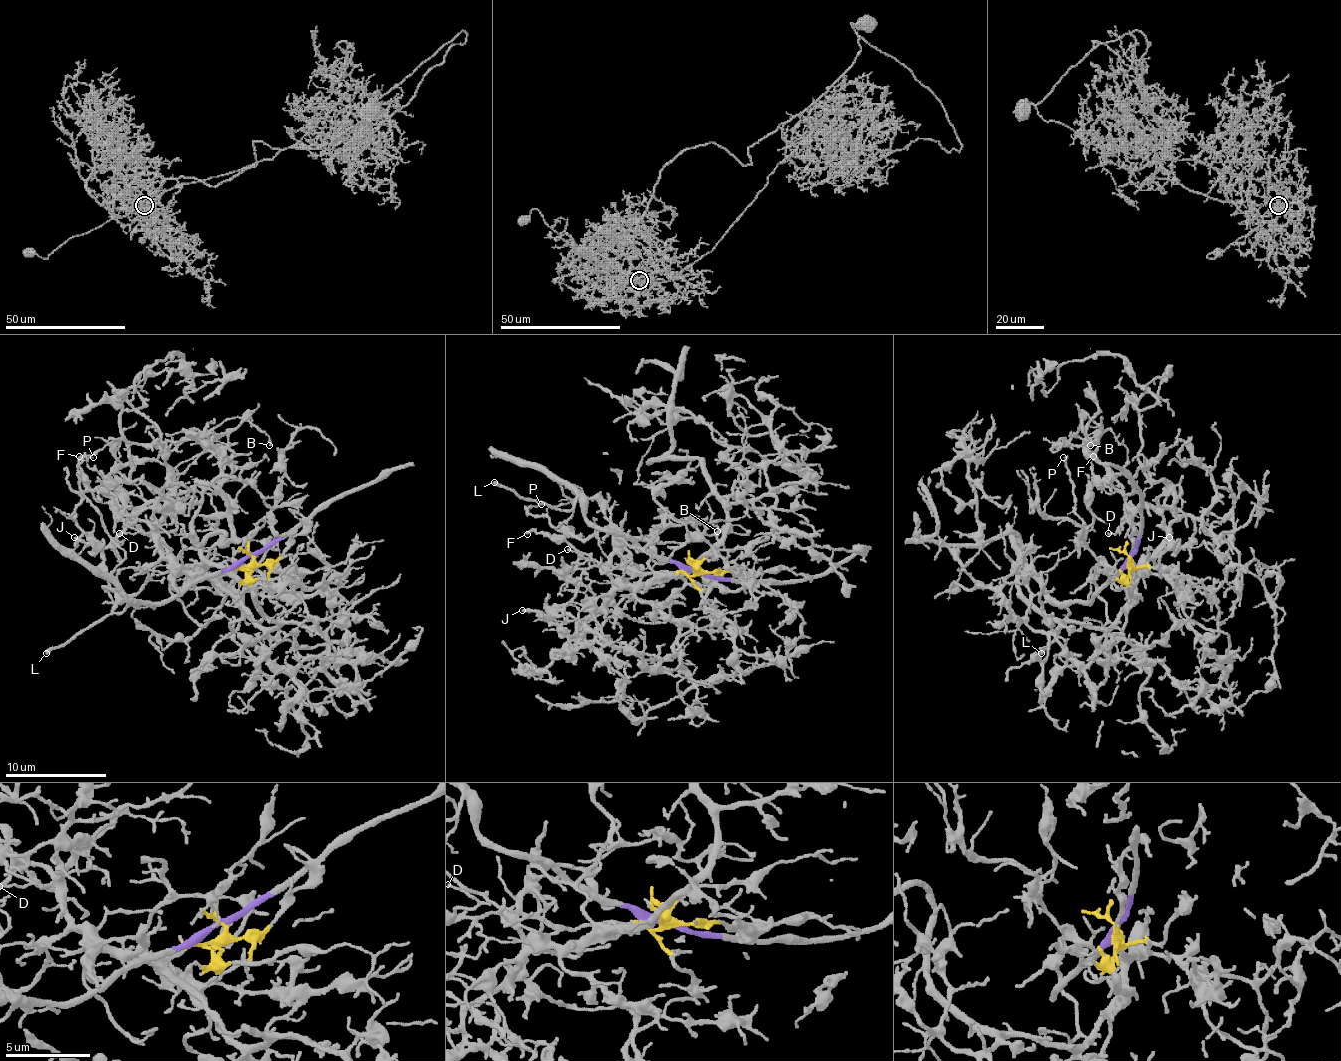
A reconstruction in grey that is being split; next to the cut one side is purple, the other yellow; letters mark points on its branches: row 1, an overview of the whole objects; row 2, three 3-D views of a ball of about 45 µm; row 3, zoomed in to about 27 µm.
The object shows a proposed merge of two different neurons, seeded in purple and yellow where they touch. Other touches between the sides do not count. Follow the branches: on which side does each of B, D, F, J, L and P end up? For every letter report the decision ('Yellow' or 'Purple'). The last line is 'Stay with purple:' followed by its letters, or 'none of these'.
B: Yellow
D: Yellow
F: Yellow
J: Yellow
L: Purple
P: Purple
Stay with purple: L, P

